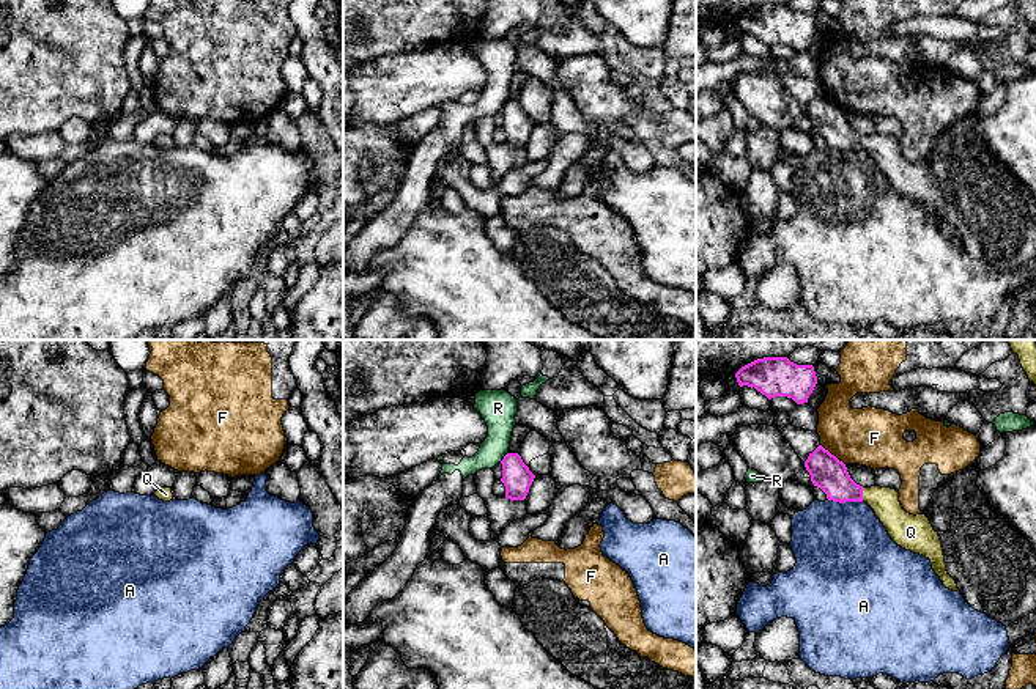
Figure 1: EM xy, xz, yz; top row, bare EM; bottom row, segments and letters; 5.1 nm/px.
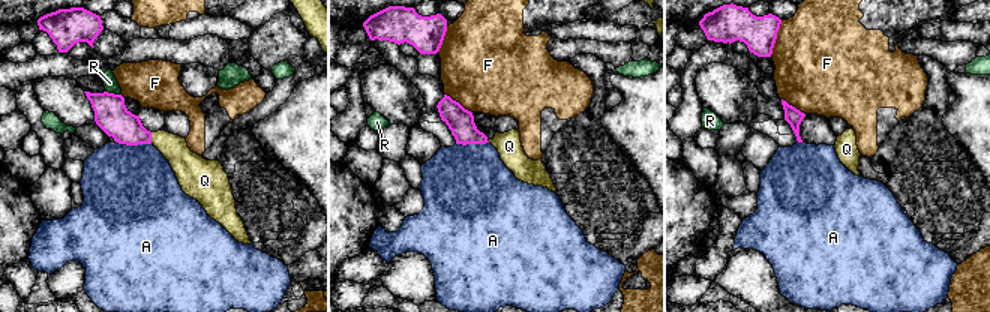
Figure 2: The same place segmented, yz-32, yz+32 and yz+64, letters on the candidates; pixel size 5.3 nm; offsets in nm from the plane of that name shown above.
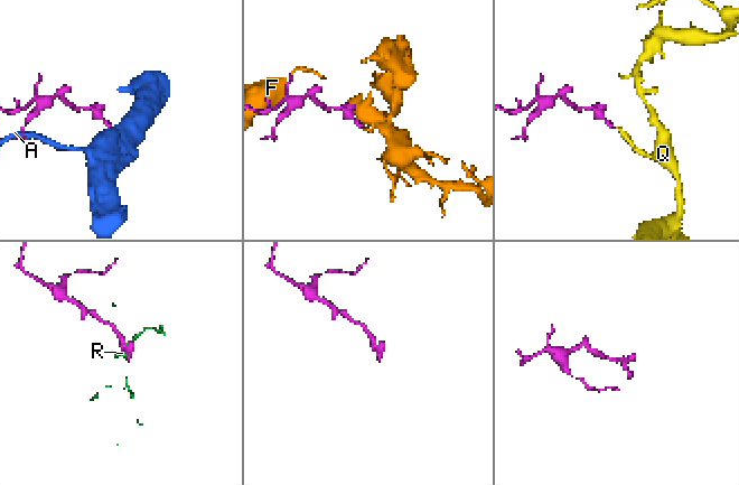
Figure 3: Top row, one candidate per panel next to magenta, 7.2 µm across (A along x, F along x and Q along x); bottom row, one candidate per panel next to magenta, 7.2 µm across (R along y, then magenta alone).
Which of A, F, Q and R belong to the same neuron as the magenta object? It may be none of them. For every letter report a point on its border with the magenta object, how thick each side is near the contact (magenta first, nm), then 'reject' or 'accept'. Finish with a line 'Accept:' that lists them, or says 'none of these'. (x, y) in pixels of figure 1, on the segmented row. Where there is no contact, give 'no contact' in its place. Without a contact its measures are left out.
A: yz (844, 502) | 180/480 nm | reject
F: yz (833, 455) | 180/300 nm | reject
Q: yz (862, 494) | 180/150 nm | accept
R: xz (504, 456) | 150/180 nm | reject
Accept: Q

